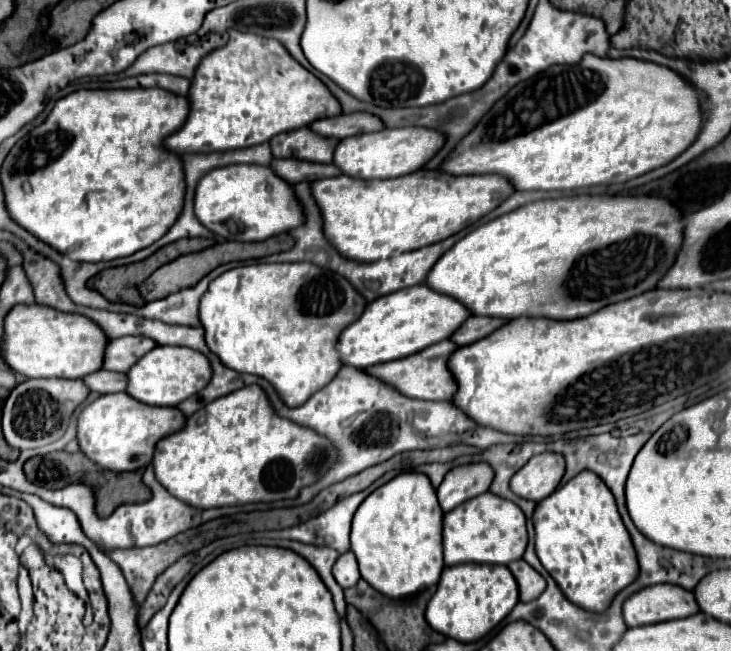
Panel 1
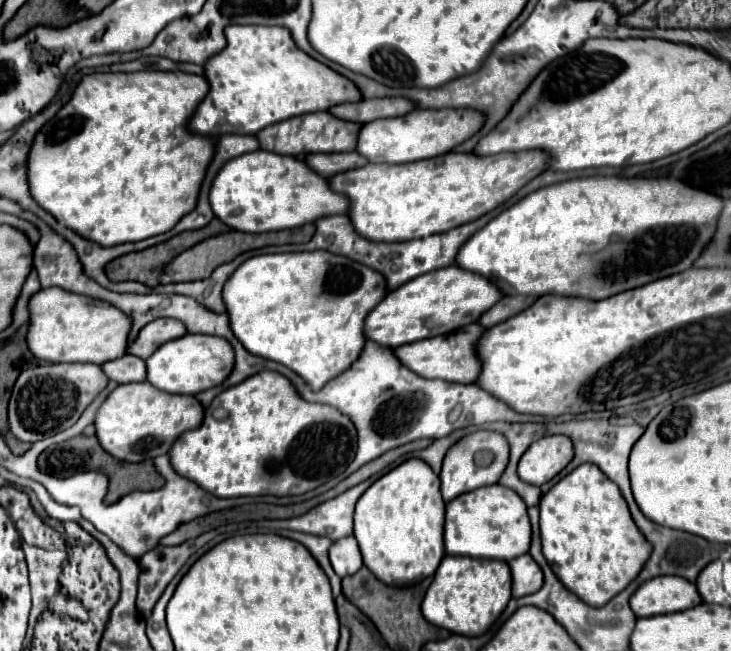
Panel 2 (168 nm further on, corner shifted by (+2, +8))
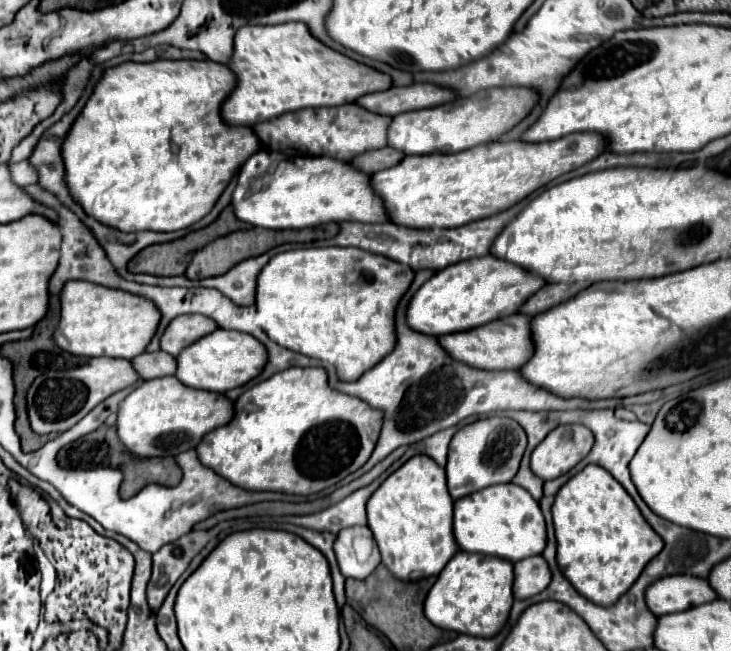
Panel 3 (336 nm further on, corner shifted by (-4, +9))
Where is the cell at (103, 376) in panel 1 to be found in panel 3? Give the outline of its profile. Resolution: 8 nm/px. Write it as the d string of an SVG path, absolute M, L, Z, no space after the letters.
M144 352L142 356L136 356L132 364L136 372L142 376L142 380L174 374L176 368L174 356L170 356L168 352Z

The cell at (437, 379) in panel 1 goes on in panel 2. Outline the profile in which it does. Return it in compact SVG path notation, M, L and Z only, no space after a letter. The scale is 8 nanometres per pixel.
M472 323L472 325L466 325L448 335L414 341L412 345L400 345L394 349L394 355L404 367L408 367L410 371L414 371L416 375L420 375L424 379L442 379L442 381L450 381L450 383L468 385L468 383L474 383L480 373L480 361L476 359L474 345L482 333L484 333L484 327Z

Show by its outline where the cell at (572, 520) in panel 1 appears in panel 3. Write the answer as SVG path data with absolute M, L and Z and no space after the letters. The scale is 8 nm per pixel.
M588 464L560 488L552 506L552 518L558 542L556 560L562 574L584 598L600 606L612 606L636 582L644 566L664 548L662 538L648 526L630 494L596 464Z

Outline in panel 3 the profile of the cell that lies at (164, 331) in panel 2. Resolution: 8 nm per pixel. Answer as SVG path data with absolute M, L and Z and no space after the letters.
M178 316L170 322L162 336L162 350L176 354L182 352L182 348L188 348L202 336L208 336L210 332L218 330L218 324L212 318L206 316Z

